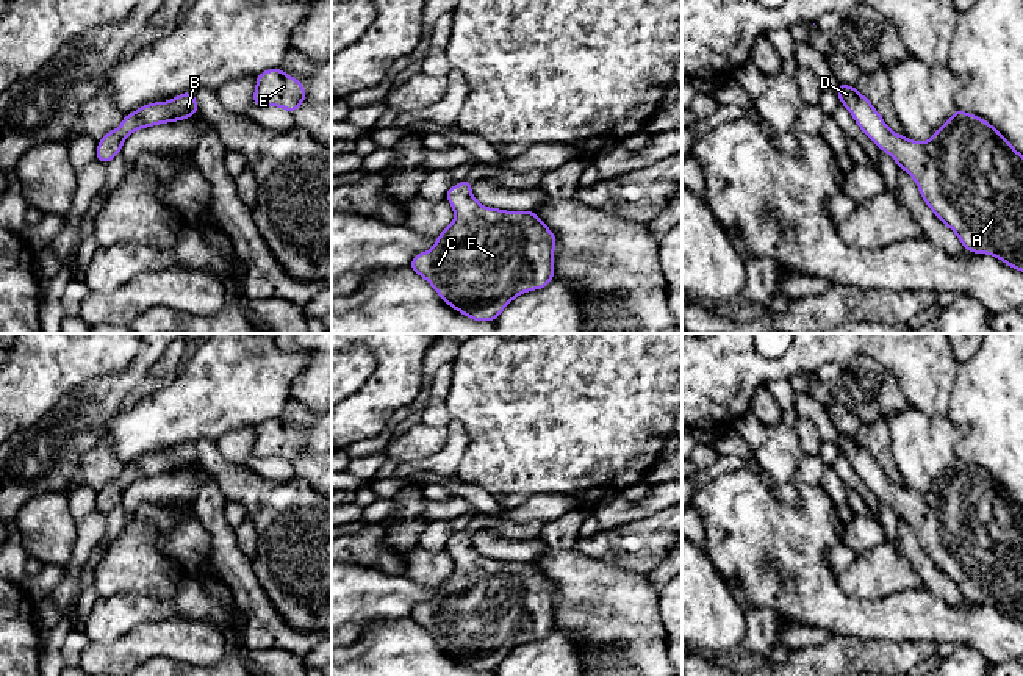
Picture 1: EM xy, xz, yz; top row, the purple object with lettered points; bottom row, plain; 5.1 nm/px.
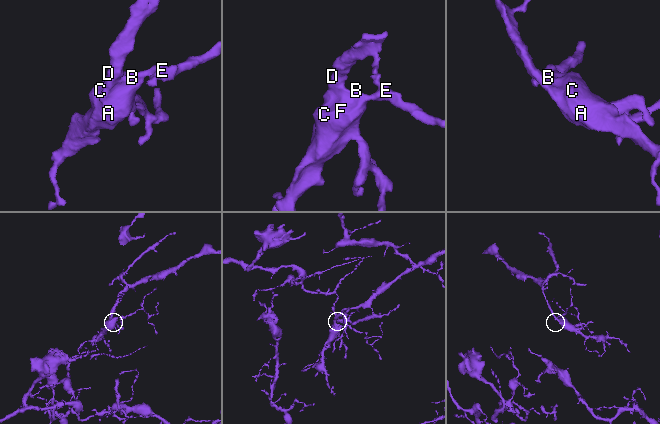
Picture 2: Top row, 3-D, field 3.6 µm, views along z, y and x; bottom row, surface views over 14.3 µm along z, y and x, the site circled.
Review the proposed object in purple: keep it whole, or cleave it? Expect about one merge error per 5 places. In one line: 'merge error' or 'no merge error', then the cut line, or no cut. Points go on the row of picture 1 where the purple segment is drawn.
no merge error | no cut

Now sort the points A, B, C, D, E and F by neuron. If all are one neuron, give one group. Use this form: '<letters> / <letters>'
A B C D E F

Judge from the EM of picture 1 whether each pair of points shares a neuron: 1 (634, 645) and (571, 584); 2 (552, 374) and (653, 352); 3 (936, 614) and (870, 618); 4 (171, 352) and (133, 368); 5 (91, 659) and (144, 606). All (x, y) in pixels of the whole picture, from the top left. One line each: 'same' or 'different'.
1: same
2: same
3: same
4: different
5: different

